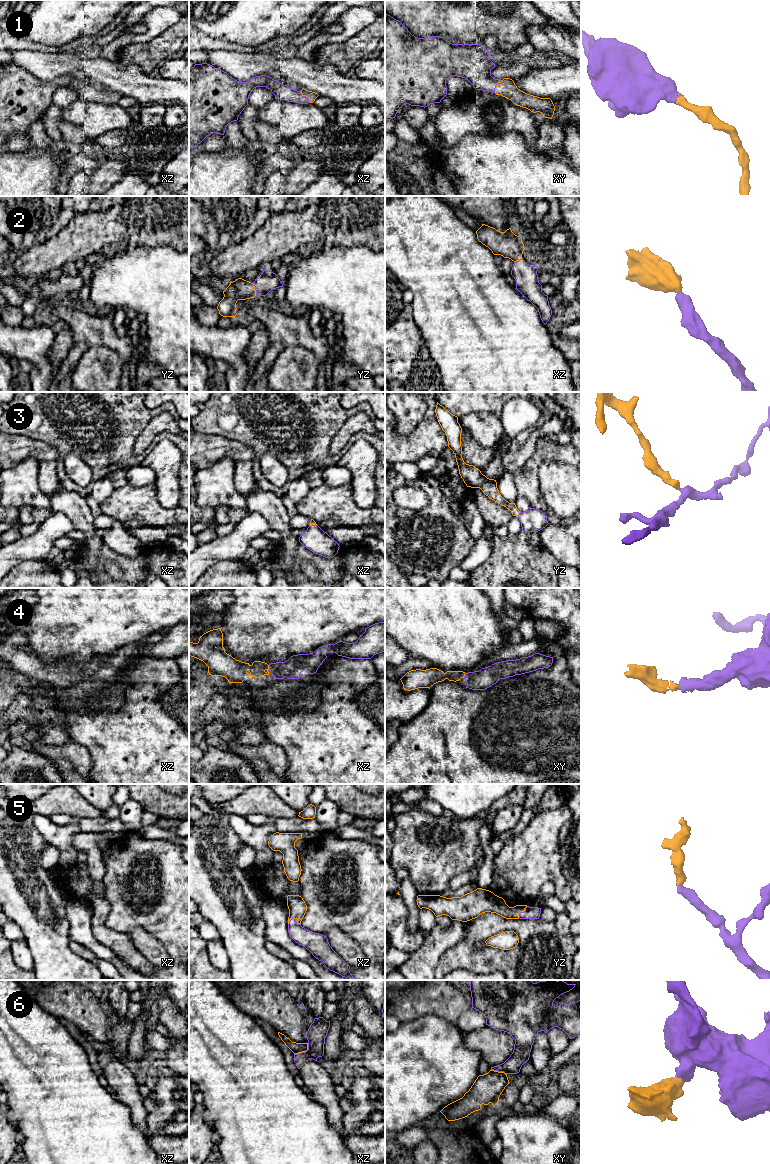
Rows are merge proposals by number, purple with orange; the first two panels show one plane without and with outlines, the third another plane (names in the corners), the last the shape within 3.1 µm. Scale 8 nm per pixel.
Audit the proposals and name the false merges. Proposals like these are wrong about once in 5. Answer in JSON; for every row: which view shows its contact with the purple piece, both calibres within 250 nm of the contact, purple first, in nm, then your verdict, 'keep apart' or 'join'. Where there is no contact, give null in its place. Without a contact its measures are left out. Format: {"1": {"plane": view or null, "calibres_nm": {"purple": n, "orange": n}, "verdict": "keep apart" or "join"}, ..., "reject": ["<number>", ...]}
{"1": {"plane": "xz", "calibres_nm": {"purple": 130, "orange": 70}, "verdict": "join"}, "2": {"plane": "yz", "calibres_nm": {"purple": 160, "orange": 170}, "verdict": "join"}, "3": {"plane": "yz", "calibres_nm": {"purple": 180, "orange": 80}, "verdict": "join"}, "4": {"plane": "xz", "calibres_nm": {"purple": 160, "orange": 160}, "verdict": "join"}, "5": {"plane": "xz", "calibres_nm": {"purple": 160, "orange": 150}, "verdict": "join"}, "6": {"plane": "xz", "calibres_nm": {"purple": 160, "orange": 90}, "verdict": "keep apart"}, "reject": ["6"]}

